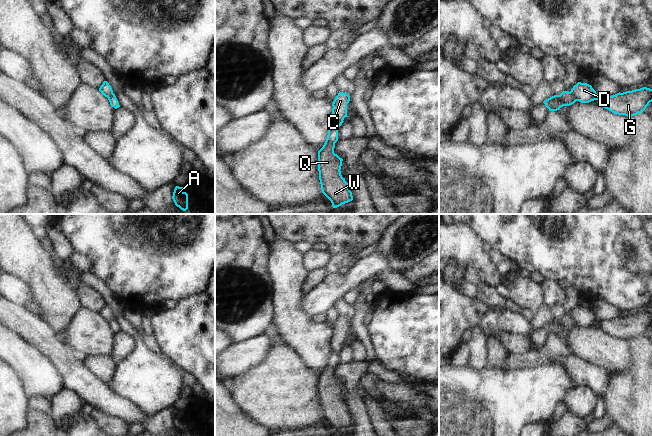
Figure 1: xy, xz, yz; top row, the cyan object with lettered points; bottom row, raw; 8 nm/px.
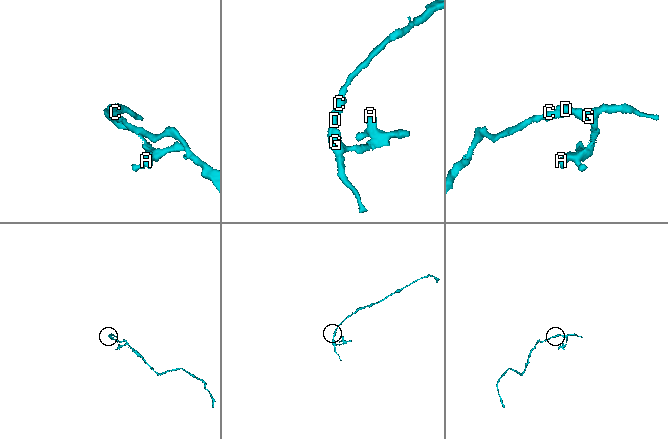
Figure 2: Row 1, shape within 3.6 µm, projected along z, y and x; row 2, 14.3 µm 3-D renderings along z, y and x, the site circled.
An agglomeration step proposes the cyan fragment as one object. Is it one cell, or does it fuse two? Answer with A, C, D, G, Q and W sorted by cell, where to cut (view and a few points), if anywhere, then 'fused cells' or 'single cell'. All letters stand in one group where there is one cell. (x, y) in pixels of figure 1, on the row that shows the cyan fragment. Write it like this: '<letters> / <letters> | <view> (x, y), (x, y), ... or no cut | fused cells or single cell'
A D G Q W / C | yz (570, 91), (577, 100) | fused cells

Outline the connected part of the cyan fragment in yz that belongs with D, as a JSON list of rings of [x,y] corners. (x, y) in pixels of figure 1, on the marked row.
[[[578,82],[570,92],[581,103],[589,103],[599,99],[603,108],[627,117],[642,113],[652,102],[652,89],[647,87],[623,93],[619,92],[609,97],[599,97],[591,85]]]

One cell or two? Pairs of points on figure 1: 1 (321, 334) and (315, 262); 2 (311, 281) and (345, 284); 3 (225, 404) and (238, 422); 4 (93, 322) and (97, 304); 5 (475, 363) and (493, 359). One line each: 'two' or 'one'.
1: two
2: two
3: one
4: two
5: two

